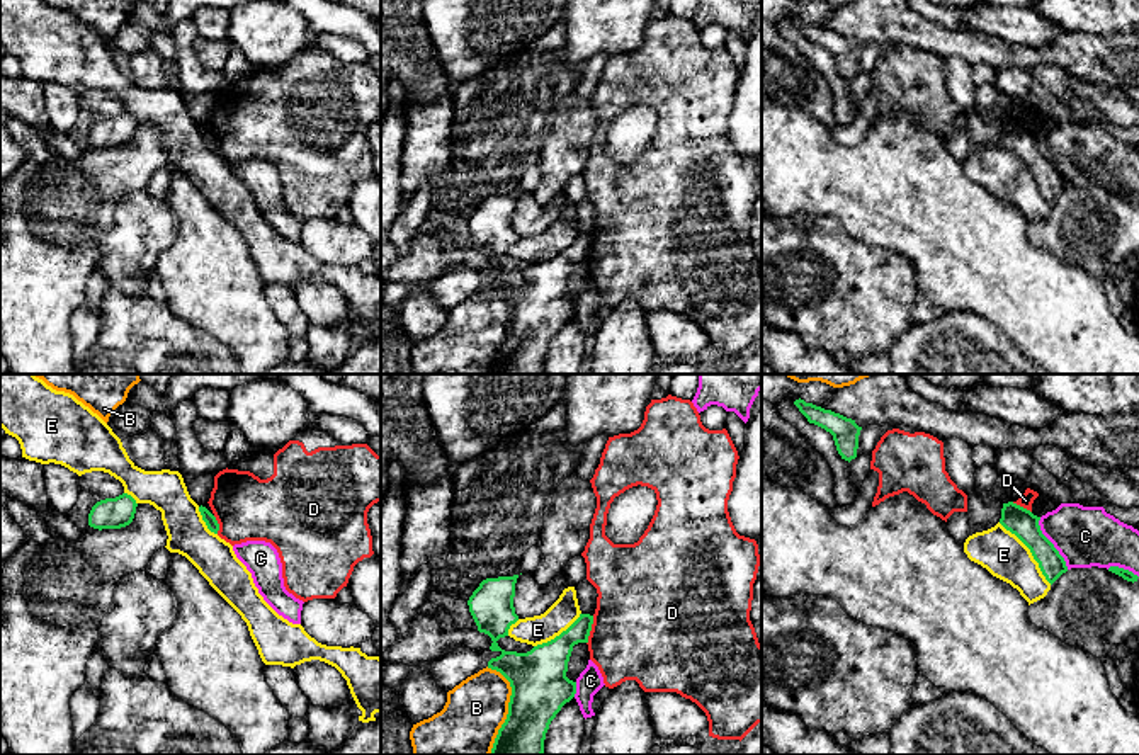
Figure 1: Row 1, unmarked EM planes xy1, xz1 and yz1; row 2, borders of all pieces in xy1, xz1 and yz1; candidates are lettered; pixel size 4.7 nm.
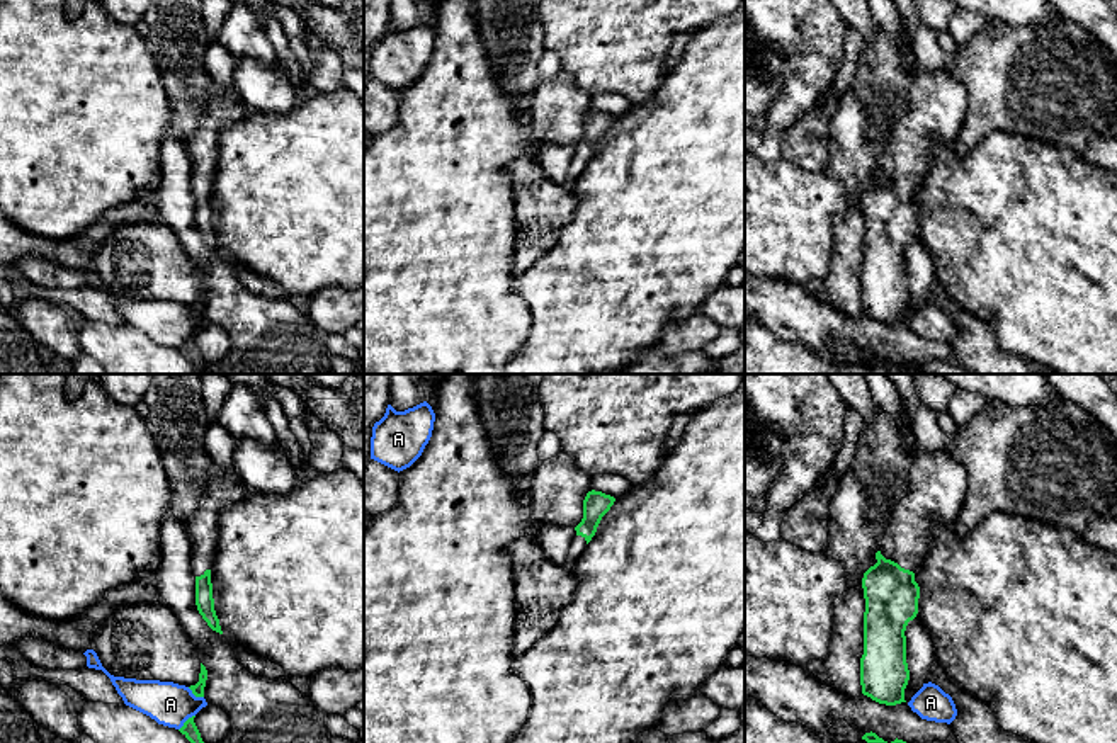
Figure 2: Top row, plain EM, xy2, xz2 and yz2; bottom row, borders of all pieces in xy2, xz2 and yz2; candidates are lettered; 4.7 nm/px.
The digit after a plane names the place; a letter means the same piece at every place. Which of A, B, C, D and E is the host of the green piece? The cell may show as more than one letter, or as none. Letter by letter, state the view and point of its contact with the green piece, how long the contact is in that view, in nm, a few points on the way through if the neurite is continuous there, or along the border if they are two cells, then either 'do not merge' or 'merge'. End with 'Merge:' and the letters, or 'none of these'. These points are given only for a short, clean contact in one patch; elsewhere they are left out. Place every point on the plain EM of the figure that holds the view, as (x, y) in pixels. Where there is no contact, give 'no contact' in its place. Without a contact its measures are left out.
A: contact xy2 (186, 340); length 110 nm; border xy2 (194, 334), (179, 349); do not merge
B: contact xz1 (509, 327); length 420 nm; do not merge
C: contact yz1 (1051, 162); length 280 nm; do not merge
D: contact xz1 (590, 249); length 140 nm; border xz1 (594, 235), (587, 262); do not merge
E: contact yz1 (1031, 170); length 380 nm; do not merge
Merge: none of these

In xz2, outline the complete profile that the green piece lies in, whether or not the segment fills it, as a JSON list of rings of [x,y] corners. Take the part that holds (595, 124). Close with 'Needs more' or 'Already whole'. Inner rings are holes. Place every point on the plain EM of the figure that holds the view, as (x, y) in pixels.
[[[592,109],[592,111],[587,112],[587,116],[583,119],[583,138],[575,146],[576,155],[575,155],[571,165],[570,165],[570,173],[568,173],[568,179],[564,182],[564,185],[568,189],[573,189],[576,179],[581,175],[587,163],[595,155],[602,136],[610,129],[614,121],[615,121],[614,116],[605,114],[602,111]]]. Needs more

